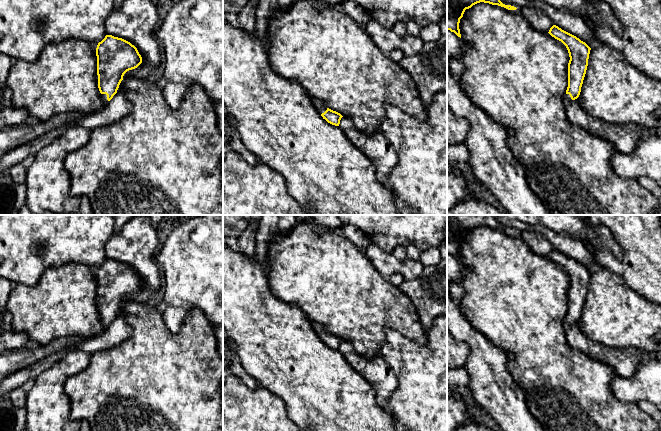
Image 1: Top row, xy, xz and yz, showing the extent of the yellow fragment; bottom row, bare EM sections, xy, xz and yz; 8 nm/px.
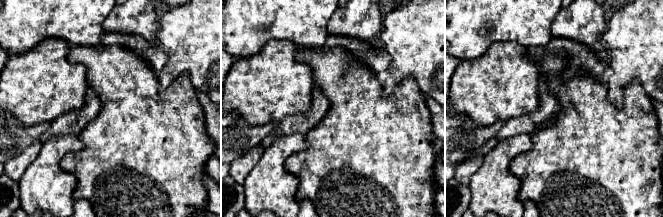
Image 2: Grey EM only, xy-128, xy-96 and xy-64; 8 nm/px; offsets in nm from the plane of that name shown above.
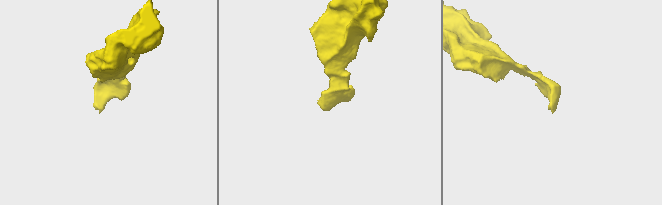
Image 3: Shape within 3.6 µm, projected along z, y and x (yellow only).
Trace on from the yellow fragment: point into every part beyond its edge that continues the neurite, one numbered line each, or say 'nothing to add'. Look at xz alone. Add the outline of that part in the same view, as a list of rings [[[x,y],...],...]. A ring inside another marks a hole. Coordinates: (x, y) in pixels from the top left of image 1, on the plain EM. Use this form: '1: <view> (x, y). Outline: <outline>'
1: xz (319, 329). Outline: [[[311,321],[311,323],[312,327],[320,338],[324,337],[327,334],[328,331],[322,325],[314,321]]]

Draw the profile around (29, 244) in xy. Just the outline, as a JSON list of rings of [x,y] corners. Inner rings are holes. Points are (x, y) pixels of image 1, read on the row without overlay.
[[[0,215],[0,277],[14,284],[35,286],[49,267],[70,262],[99,267],[107,259],[105,246],[113,234],[112,215]]]

